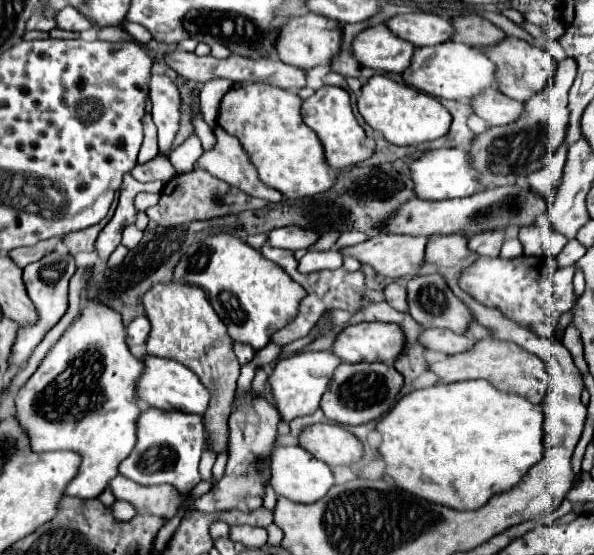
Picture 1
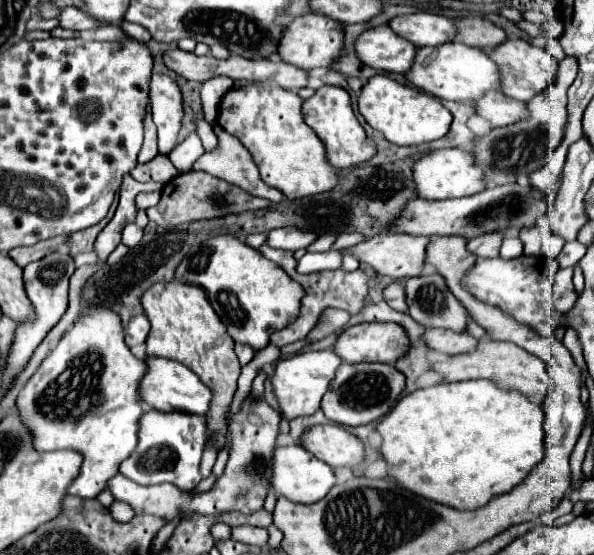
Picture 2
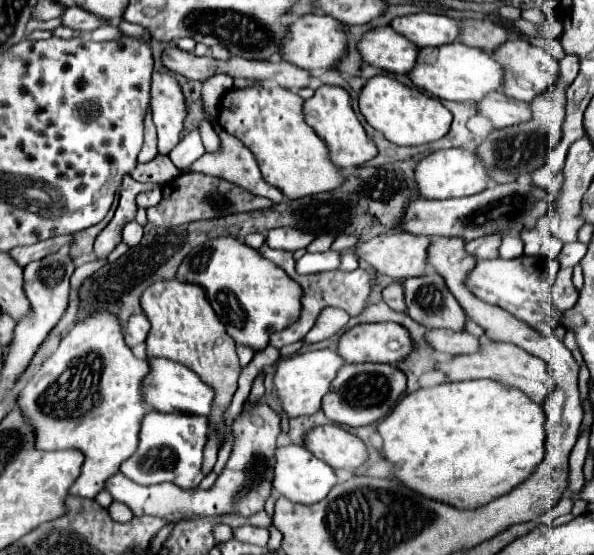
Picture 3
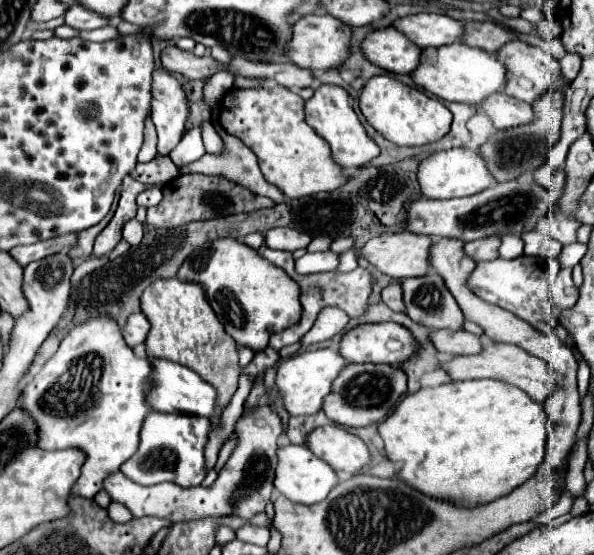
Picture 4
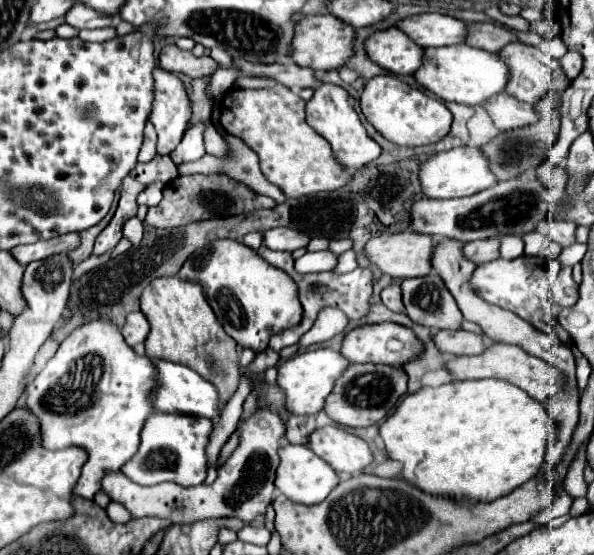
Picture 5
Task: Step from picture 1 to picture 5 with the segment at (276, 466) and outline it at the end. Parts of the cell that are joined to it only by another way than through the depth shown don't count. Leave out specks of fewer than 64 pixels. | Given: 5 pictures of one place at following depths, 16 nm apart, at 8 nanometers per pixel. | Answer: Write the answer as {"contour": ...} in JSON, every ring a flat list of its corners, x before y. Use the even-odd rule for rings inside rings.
{"contour":[[288,444,280,450,280,466,276,470,276,488,286,498,290,498,298,504,320,504,338,486,338,482,340,482,340,478,330,468,330,464,324,462,320,456,316,456,308,446]]}

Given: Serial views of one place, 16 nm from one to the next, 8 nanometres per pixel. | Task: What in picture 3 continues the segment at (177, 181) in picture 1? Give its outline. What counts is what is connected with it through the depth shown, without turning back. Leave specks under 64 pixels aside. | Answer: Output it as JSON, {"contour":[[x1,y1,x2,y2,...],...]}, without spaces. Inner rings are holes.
{"contour":[[192,172,192,174,180,174,162,186,162,200,158,206,148,208,148,222,154,226,162,226,162,228,174,228,174,226,182,226,194,220,208,220,208,218,220,218,228,214,270,208,272,204,274,204,272,200,262,198,262,196,252,196,248,190,224,178]]}

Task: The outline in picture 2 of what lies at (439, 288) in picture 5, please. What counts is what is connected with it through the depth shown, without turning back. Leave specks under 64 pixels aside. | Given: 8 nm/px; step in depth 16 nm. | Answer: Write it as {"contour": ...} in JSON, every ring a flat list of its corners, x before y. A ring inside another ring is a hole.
{"contour":[[424,274,406,282,408,314,424,328,448,328,464,332,468,314,448,290,440,274]]}

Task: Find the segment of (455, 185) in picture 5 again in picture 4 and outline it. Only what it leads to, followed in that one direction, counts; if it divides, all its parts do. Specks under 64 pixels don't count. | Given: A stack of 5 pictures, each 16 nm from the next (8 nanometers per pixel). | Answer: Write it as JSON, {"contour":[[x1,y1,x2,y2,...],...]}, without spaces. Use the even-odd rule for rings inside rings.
{"contour":[[452,148,452,150,442,150,442,152,428,156,418,166,418,182,426,198,472,196,496,184,494,176,488,172,488,166,484,164,484,156,480,156,476,148]]}

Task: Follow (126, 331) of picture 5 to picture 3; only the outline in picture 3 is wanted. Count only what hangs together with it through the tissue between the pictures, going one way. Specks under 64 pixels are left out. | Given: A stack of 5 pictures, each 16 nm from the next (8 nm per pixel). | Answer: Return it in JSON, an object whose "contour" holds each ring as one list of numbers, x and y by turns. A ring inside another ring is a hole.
{"contour":[[134,314,130,316,128,324,124,326,124,338,126,338,126,344,132,348,136,344,142,344,146,340,150,332,150,322,144,314]]}

